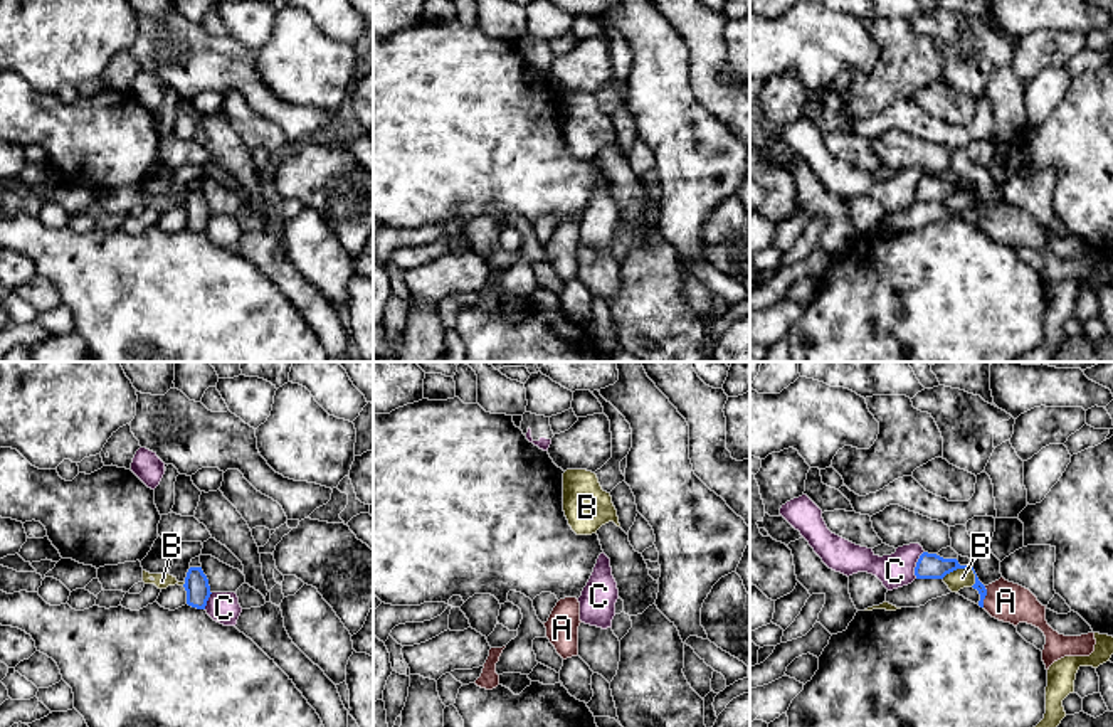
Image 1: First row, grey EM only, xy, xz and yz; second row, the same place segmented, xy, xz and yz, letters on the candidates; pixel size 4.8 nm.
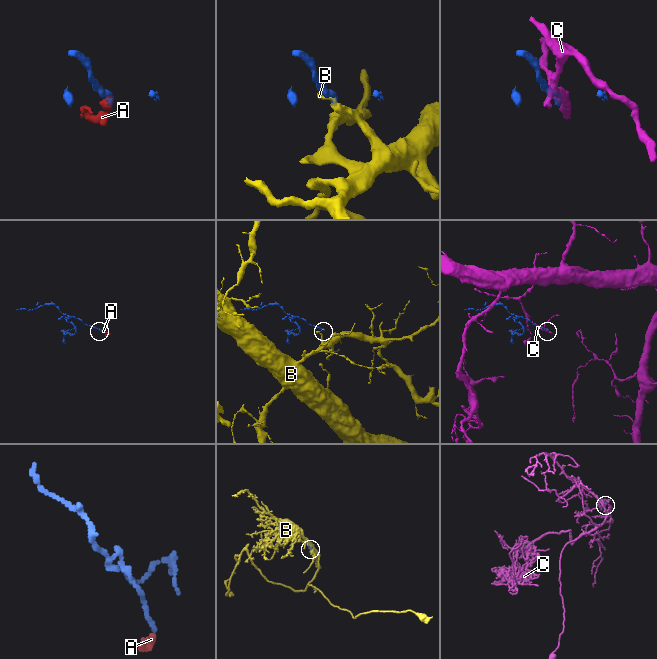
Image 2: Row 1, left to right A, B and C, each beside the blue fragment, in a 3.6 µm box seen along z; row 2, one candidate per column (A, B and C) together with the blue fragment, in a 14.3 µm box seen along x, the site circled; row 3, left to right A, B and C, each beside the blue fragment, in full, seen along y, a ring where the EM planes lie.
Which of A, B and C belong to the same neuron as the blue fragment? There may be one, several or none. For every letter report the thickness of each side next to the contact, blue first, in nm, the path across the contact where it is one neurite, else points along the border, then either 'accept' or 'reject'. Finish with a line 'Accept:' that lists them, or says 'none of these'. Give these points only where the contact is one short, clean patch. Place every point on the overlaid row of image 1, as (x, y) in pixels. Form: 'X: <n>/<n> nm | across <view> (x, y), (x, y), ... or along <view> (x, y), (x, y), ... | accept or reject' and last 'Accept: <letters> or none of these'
A: 80/190 nm | across yz (942, 566), (969, 566), (986, 594), (1006, 601) | accept
B: 130/100 nm | along yz (942, 578), (957, 569), (970, 569), (975, 583) | reject
C: 130/160 nm | reject
Accept: A

